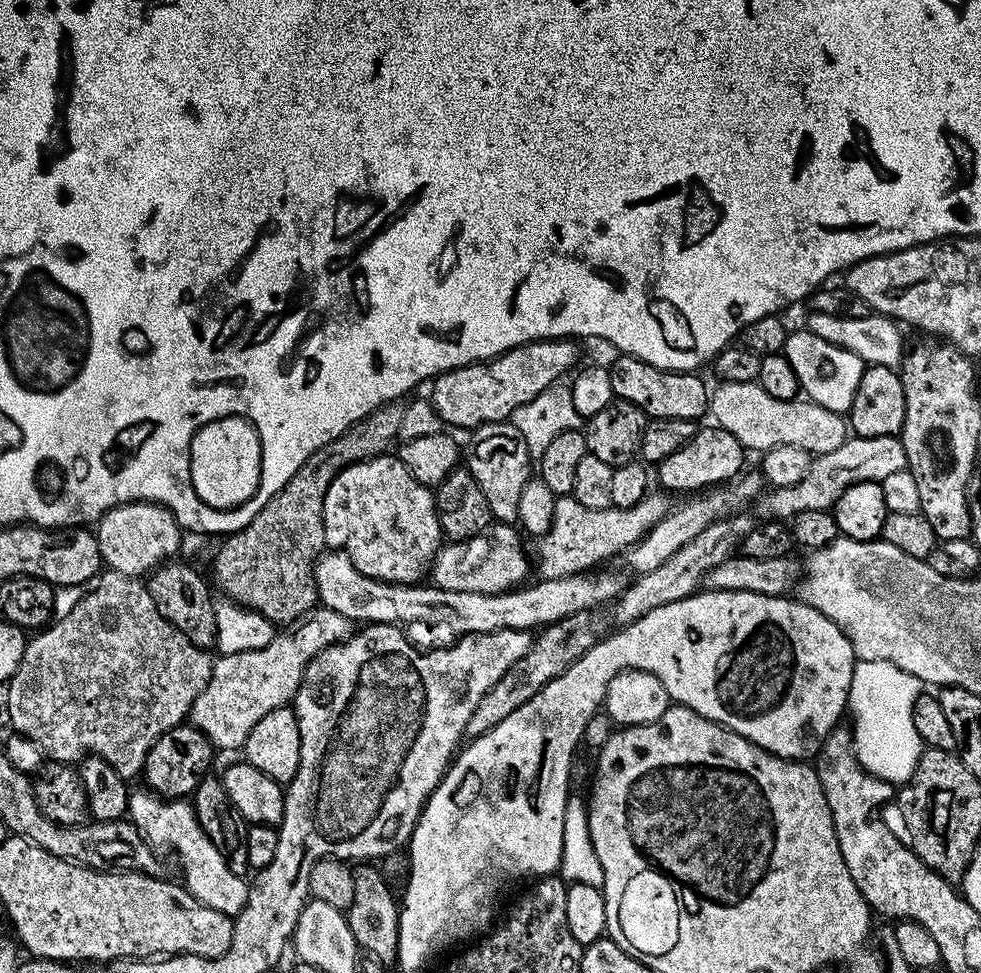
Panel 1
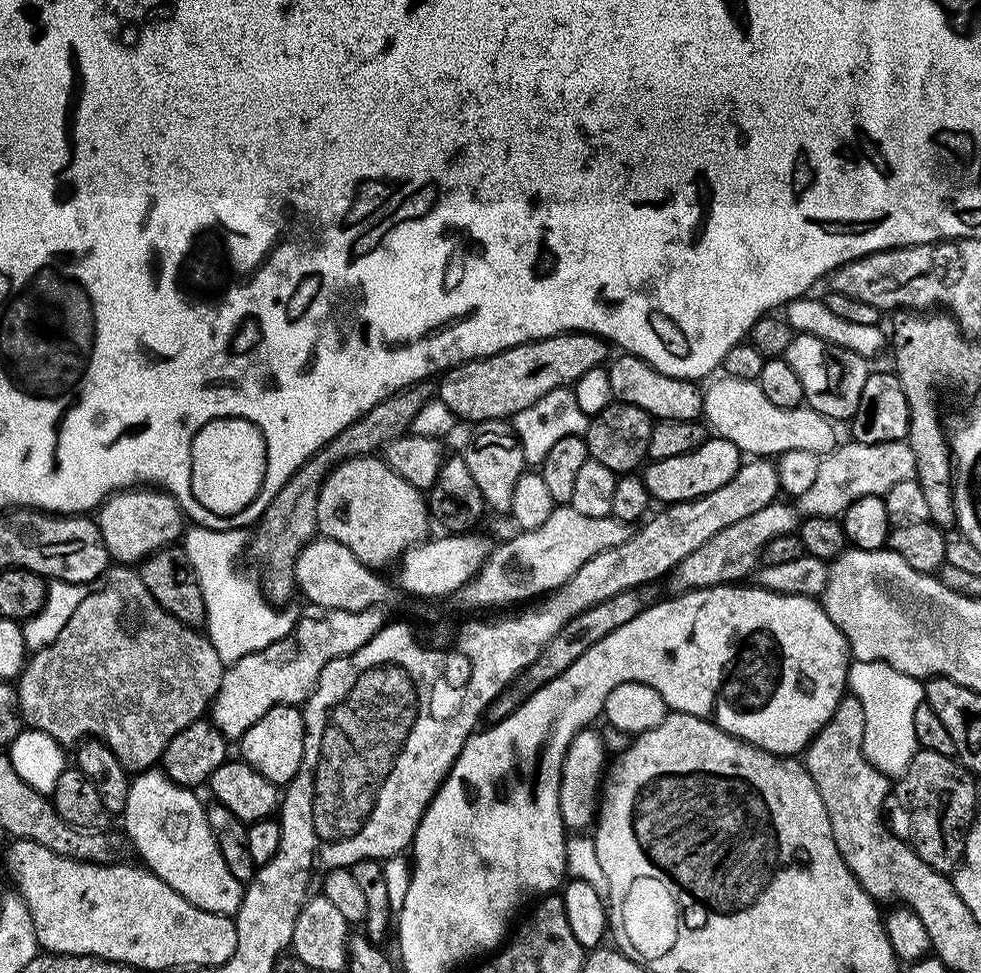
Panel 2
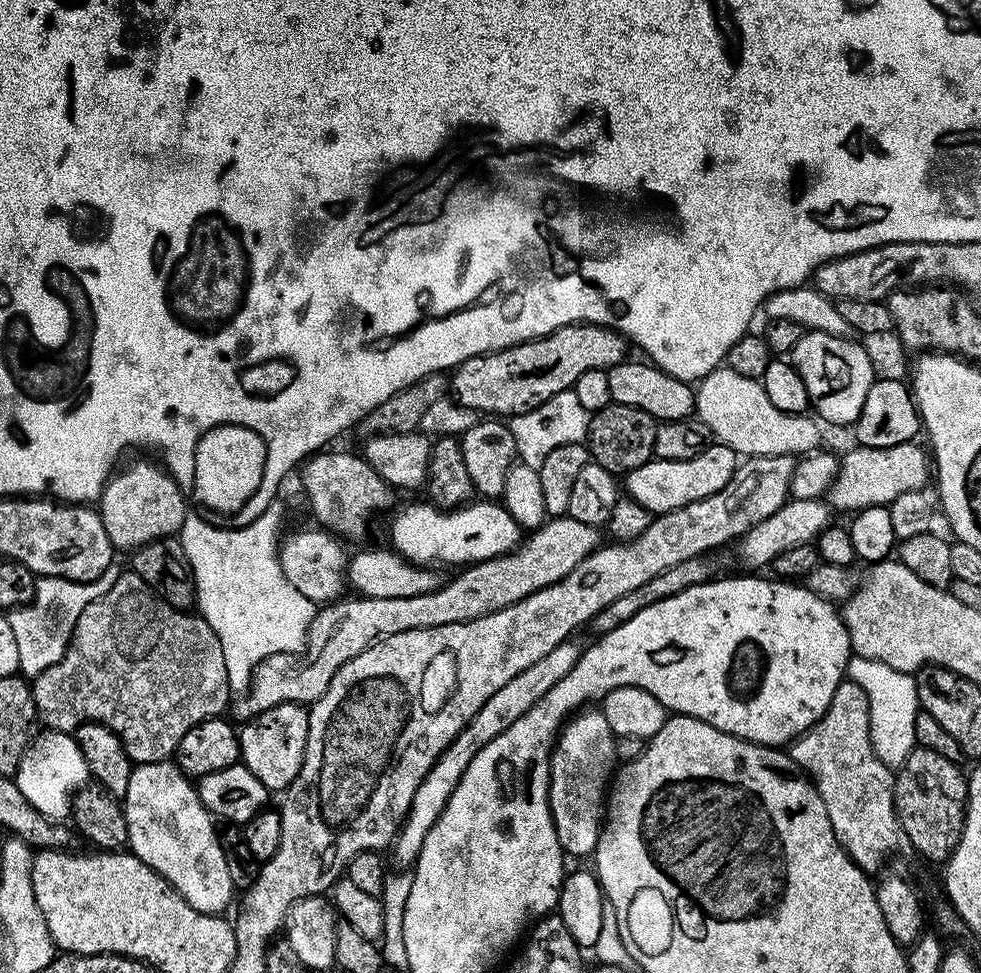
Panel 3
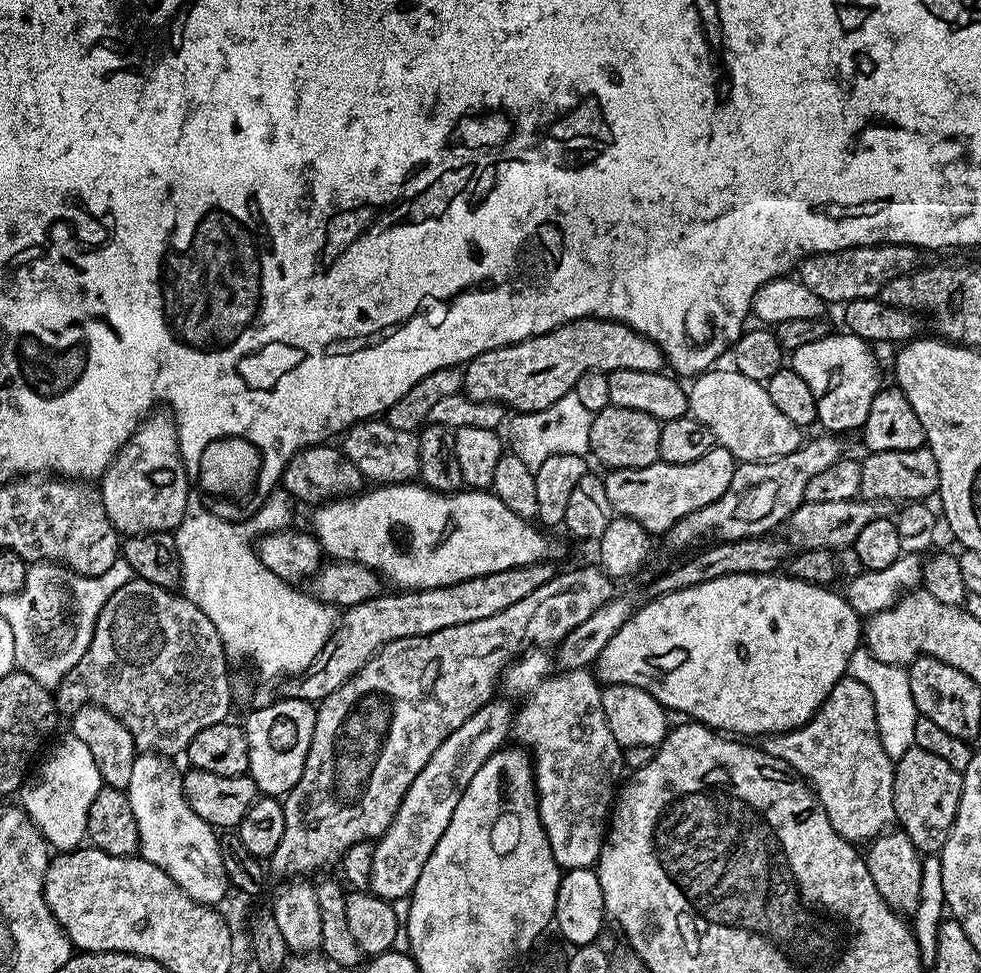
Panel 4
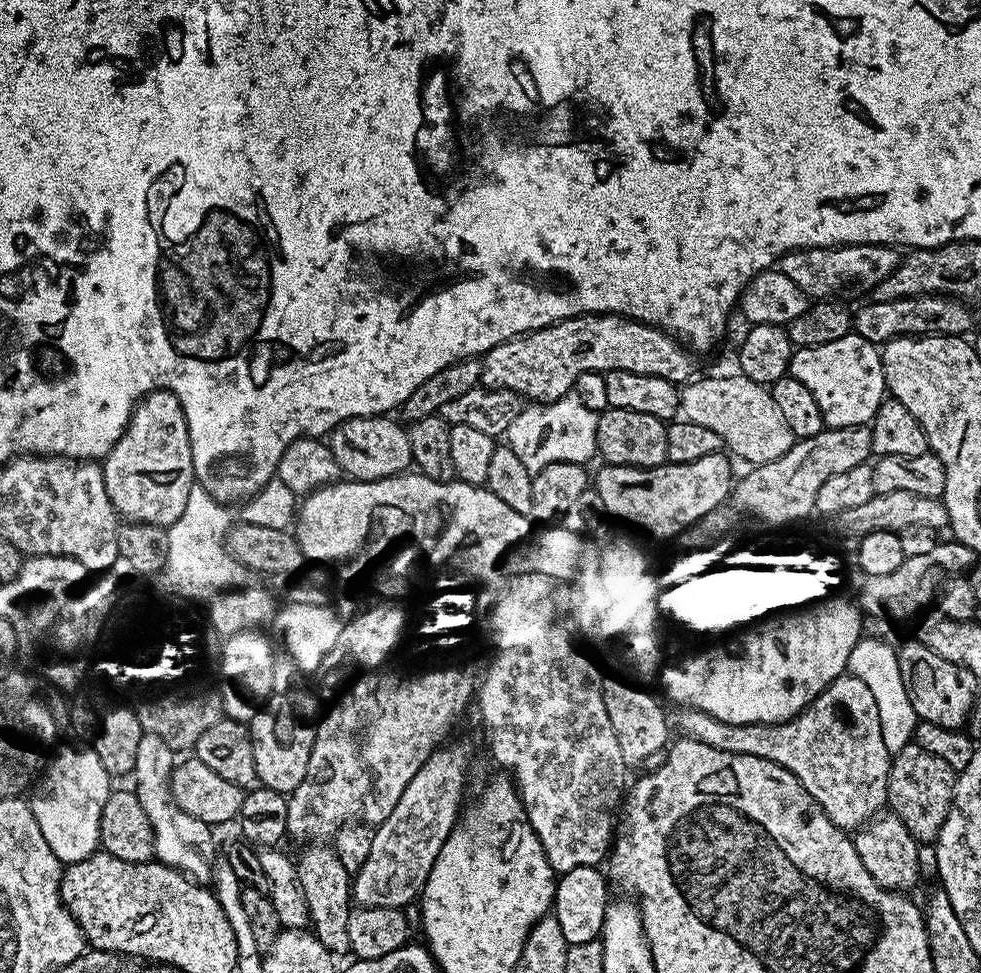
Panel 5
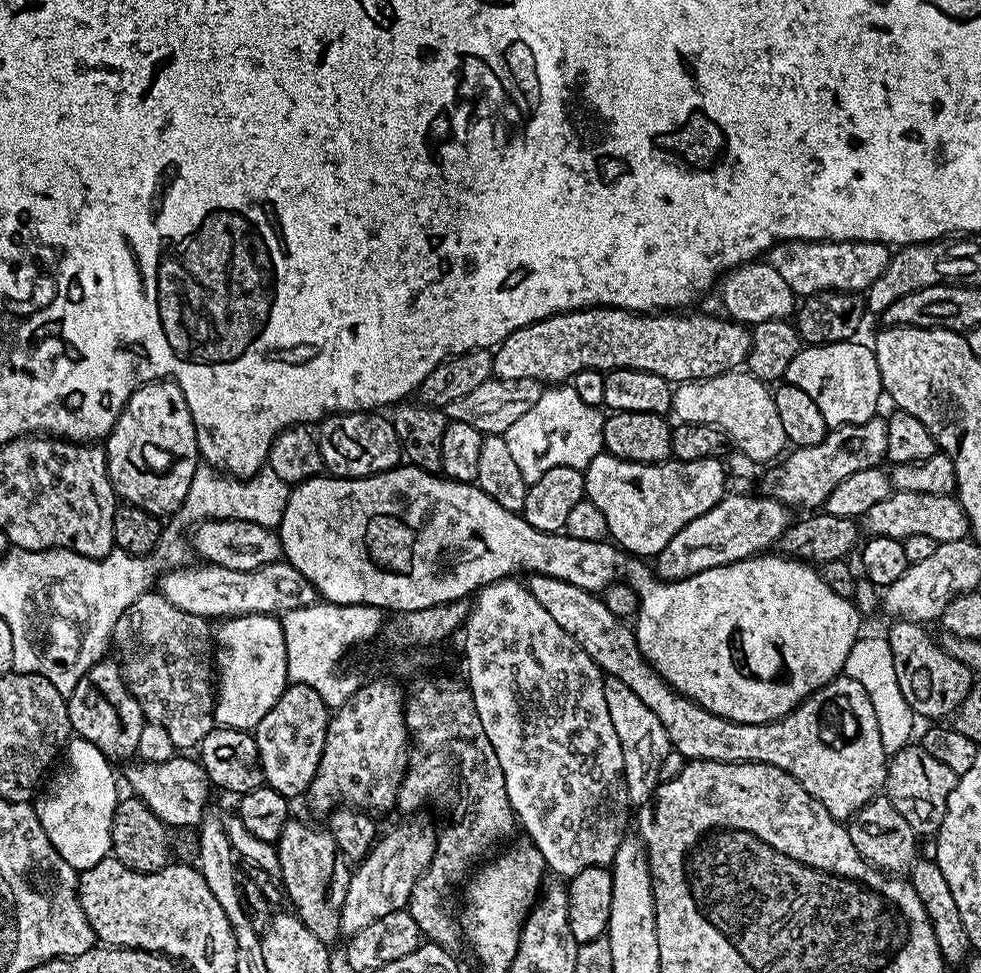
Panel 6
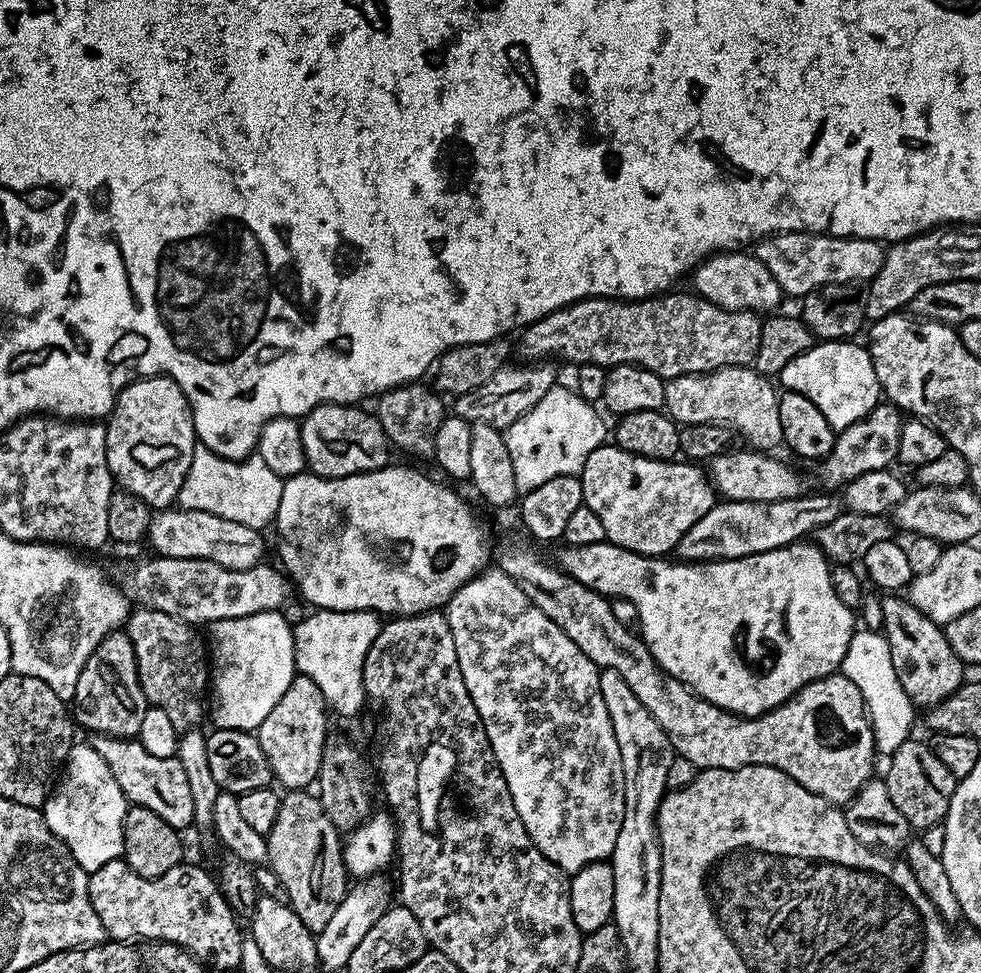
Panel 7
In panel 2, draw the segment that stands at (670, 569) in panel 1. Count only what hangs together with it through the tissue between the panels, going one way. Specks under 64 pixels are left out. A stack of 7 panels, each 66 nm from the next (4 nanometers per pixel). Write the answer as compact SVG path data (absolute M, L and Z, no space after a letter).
M773 502L754 510L750 518L741 518L734 526L726 526L714 534L708 542L702 542L694 554L686 554L677 568L672 569L672 592L683 594L697 588L715 588L718 584L740 582L744 575L751 573L761 563L765 546L774 538L795 533L800 528L802 517L791 503Z

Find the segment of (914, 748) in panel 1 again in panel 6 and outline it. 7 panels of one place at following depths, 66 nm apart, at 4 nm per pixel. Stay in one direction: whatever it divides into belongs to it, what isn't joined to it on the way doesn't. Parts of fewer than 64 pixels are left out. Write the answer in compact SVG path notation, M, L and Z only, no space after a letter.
M883 635L866 636L854 642L844 663L844 672L850 678L862 682L866 694L870 694L870 702L874 702L874 714L878 718L878 730L882 734L882 746L885 752L891 754L908 747L913 739L914 713L906 698L902 698L902 690L894 674L894 654L890 654L887 639Z

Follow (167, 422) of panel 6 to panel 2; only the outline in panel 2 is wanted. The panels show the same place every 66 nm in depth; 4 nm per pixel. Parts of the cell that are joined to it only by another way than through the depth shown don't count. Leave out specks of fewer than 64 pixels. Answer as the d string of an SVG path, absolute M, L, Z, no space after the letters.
M144 486L137 487L135 490L113 492L100 505L94 519L96 525L100 527L102 542L106 546L109 557L124 566L139 565L140 561L145 560L151 552L157 552L160 548L175 545L181 539L186 528L186 517L181 512L178 502L170 493L163 490L149 490Z

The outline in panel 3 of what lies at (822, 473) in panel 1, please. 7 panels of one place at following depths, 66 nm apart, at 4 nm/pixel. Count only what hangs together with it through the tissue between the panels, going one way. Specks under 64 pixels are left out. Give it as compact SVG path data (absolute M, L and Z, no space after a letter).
M913 442L902 446L885 448L861 448L852 446L838 464L836 477L826 493L826 500L833 509L855 514L861 508L875 504L889 506L900 494L907 491L921 491L930 480L930 456L927 451Z

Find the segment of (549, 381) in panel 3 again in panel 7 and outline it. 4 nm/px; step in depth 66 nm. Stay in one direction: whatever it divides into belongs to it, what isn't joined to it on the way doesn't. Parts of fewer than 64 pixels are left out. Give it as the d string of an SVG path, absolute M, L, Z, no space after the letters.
M669 290L646 300L613 300L589 298L569 304L528 325L519 333L520 352L525 361L544 362L549 358L569 360L572 366L601 364L606 370L618 364L638 364L658 374L665 382L679 376L699 376L719 368L742 368L751 365L758 354L758 338L762 338L762 320L755 312L726 310L701 296Z

